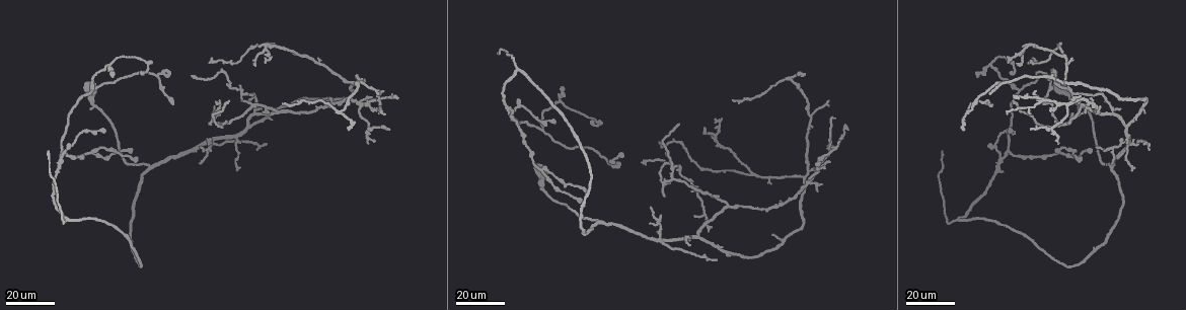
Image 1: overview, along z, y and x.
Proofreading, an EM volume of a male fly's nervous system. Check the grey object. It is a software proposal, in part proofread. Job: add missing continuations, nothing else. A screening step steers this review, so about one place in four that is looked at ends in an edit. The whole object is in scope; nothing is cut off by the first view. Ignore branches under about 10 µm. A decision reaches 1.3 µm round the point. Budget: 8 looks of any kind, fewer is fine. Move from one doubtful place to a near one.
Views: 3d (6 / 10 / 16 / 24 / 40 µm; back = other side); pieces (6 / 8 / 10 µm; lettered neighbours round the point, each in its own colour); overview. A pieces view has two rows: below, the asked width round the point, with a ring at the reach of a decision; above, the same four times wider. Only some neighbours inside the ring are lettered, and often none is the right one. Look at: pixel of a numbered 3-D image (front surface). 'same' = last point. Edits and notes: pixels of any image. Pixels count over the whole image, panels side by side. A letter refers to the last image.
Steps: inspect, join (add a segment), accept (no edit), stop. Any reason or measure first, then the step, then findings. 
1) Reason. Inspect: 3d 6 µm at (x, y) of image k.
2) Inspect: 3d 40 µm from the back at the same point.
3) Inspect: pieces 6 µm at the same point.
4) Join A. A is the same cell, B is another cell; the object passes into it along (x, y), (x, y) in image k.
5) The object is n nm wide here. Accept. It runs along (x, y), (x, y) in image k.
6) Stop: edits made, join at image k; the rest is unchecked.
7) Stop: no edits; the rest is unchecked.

An open end. Inspect: 3d 24 µm at (617, 165) of image 1.

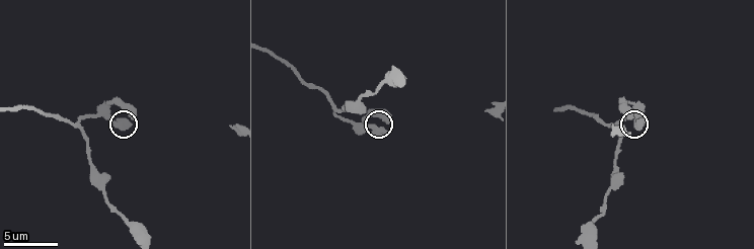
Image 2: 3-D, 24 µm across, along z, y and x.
Inspect: pieces 6 µm at (386, 130) of image 2.

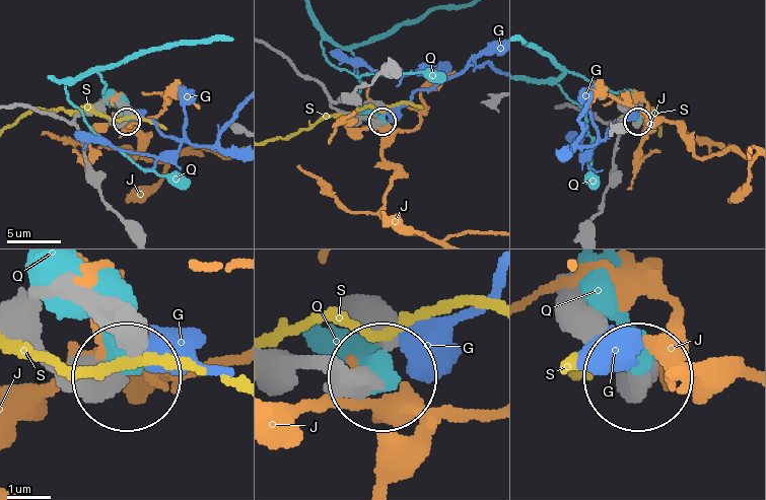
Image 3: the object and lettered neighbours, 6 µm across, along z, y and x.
Accept. G, J, Q and S are other cells; no lettered segment goes on from it.

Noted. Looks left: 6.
End of a long branch. Inspect: 3d 16 µm at (943, 152) of image 1.

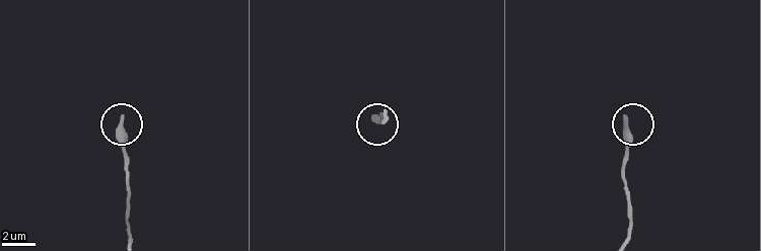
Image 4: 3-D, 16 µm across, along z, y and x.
Inspect: pieces 6 µm at (625, 118) of image 4.

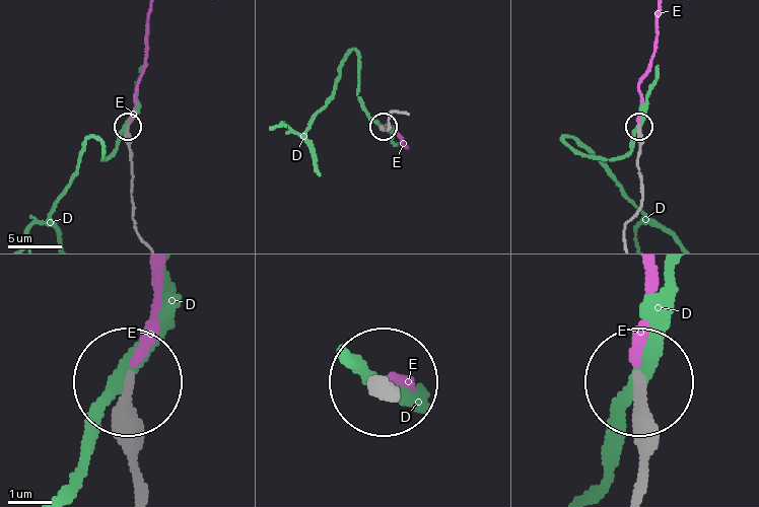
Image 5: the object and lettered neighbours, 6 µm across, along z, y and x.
The object is 240 nm wide here. Join E. E is the same cell, D is another cell; the object passes into it along (144, 490), (133, 363), (154, 276) in image 5; the cell continues.

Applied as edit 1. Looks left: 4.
Free end. Inspect: 3d 24 µm at (376, 92) of image 1.

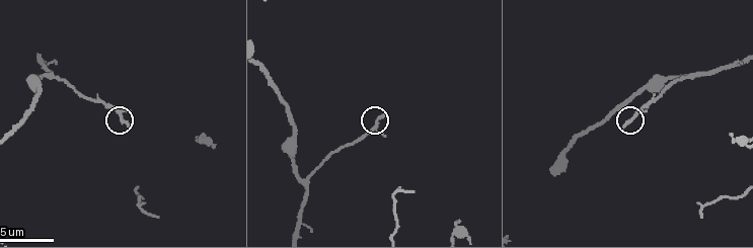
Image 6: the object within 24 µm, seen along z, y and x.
Inspect: pieces 6 µm at (130, 124) of image 6.

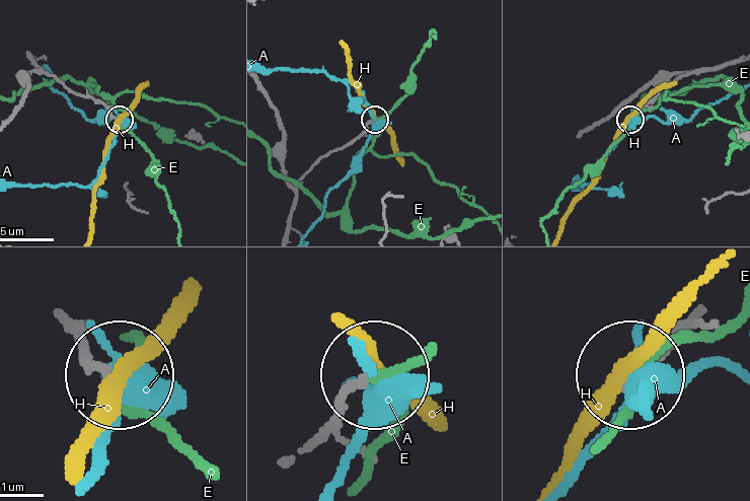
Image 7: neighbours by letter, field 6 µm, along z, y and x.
Accept. A, E and H are other cells; it runs along (318, 432), (369, 381) in image 7; none of them fits.

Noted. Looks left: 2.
Inspect: 3d 16 µm at (1012, 132) of image 1.

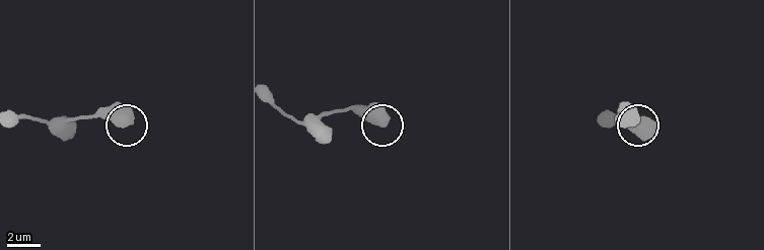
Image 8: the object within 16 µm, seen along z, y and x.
Inspect: pieces 8 µm at (387, 120) of image 8.

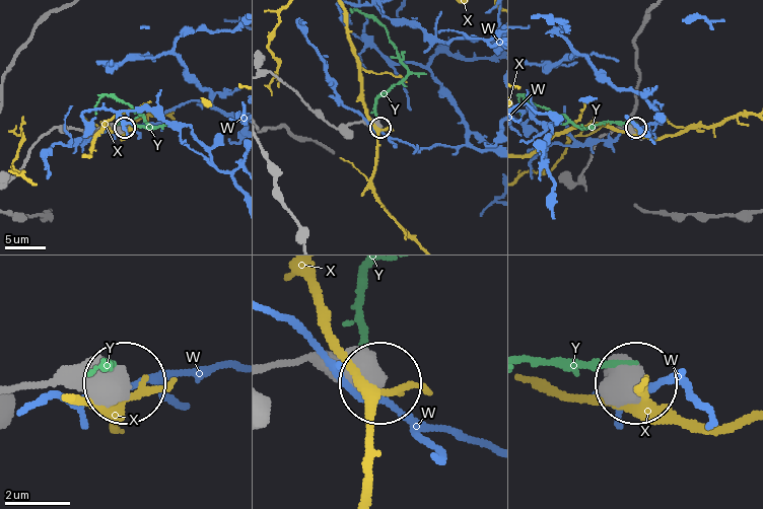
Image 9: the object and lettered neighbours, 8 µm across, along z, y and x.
Accept. W, X and Y are other cells; it runs along (273, 74), (337, 128), (356, 123), (379, 126) in image 9; none of them fits.

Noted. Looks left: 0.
Stop: edits made, join at image 5; the rest is unchecked.

